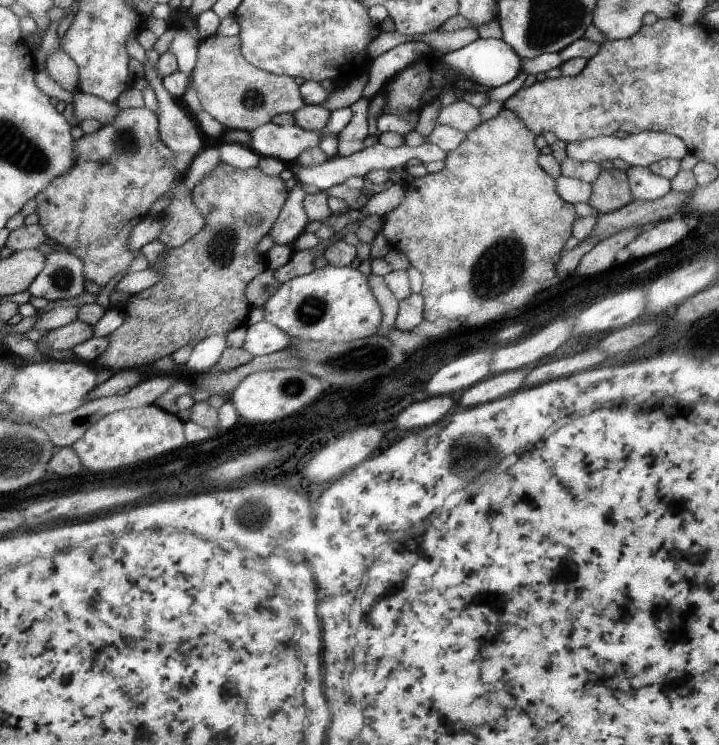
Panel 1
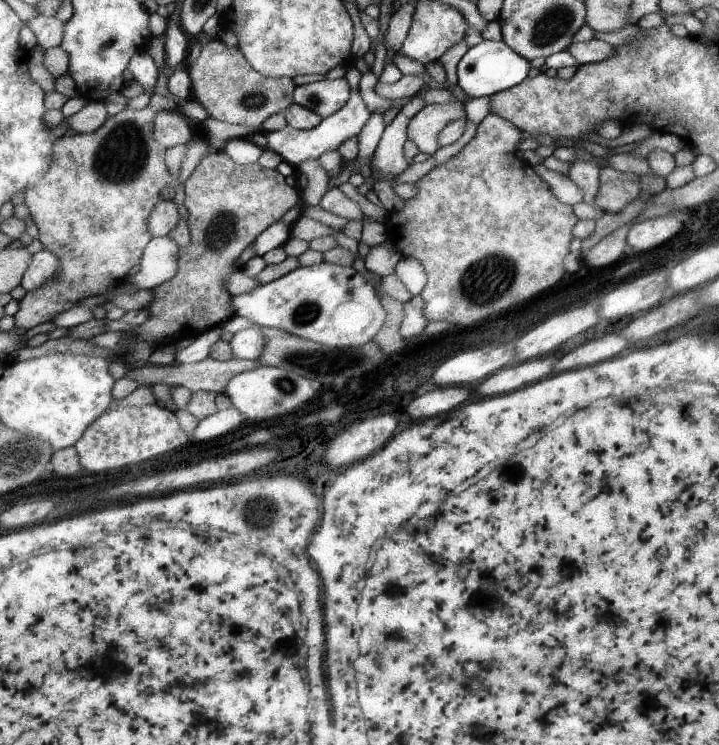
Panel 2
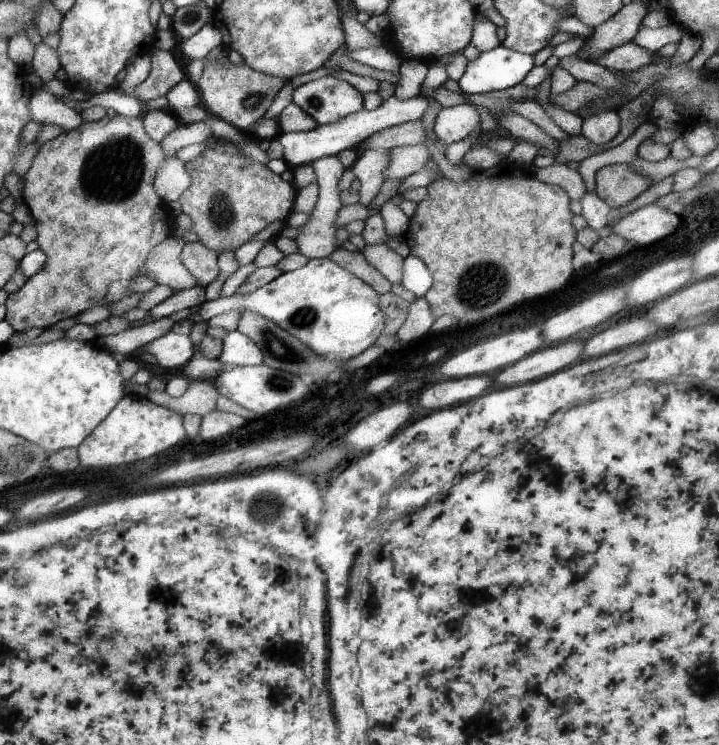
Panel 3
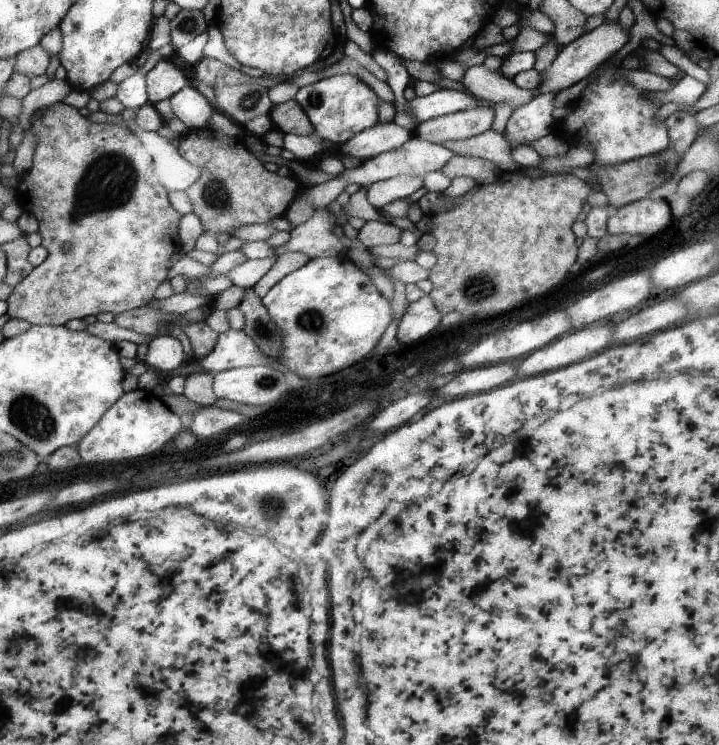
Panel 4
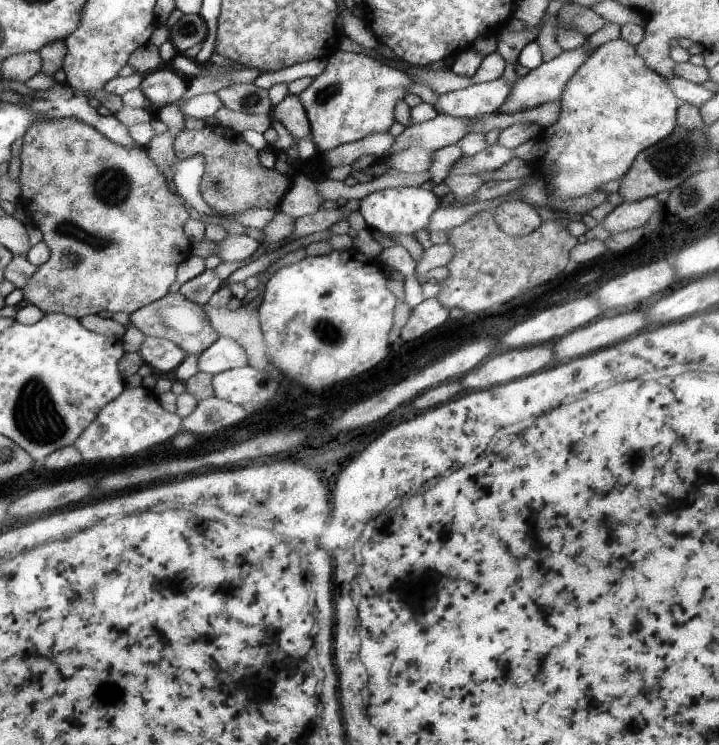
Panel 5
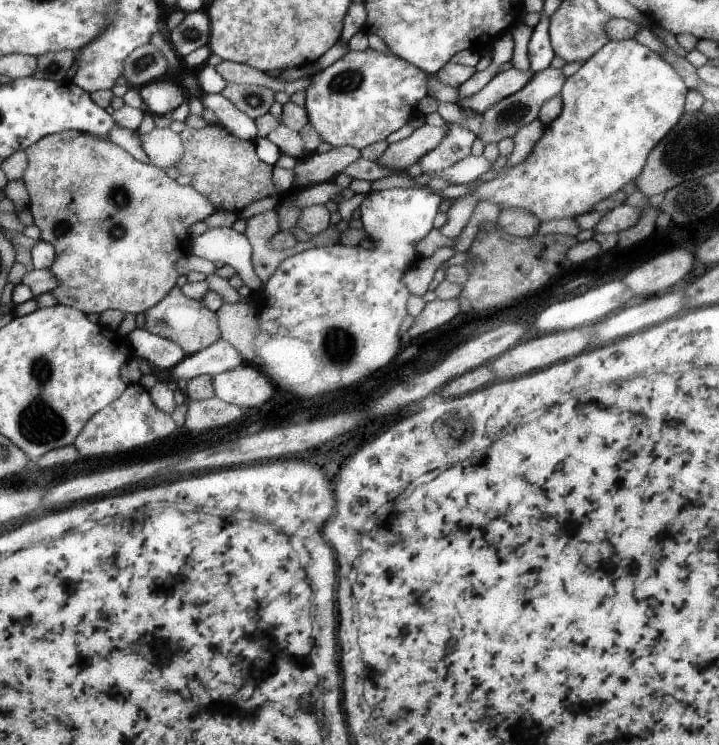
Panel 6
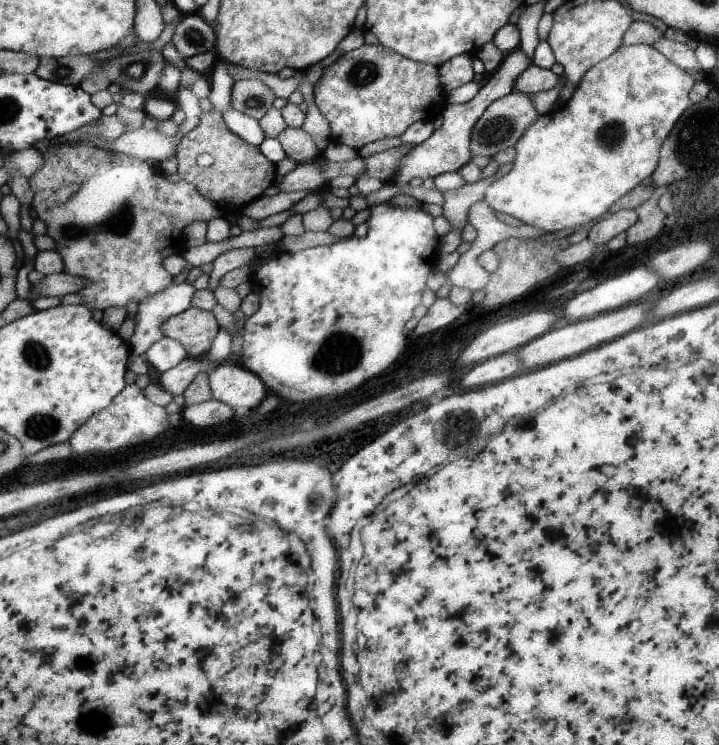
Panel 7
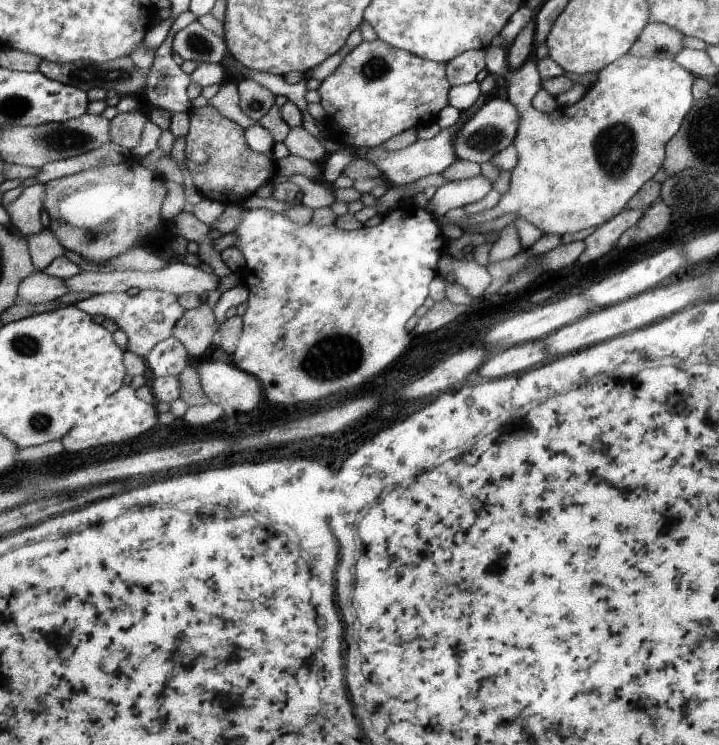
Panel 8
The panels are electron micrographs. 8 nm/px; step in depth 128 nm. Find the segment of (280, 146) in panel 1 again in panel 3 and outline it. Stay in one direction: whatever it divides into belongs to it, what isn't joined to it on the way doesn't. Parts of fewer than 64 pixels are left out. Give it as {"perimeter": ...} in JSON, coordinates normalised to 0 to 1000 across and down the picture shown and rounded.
{"perimeter":[[[548,125],[522,148],[498,148],[492,153],[484,153],[481,158],[473,158],[473,164],[459,164],[459,166],[442,168],[437,174],[414,177],[389,177],[382,184],[392,193],[394,215],[405,227],[417,220],[434,220],[438,215],[456,208],[469,208],[483,199],[499,199],[499,192],[517,183],[534,172],[540,172],[556,165],[579,164],[587,157],[598,144],[598,130],[583,126],[567,134],[551,132]]]}

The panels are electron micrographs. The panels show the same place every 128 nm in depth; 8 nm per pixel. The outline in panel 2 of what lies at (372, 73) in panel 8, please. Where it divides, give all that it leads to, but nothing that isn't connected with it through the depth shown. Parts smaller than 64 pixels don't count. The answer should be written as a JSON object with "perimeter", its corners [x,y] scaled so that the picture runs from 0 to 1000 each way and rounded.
{"perimeter":[[[476,103],[412,115],[409,137],[453,158],[476,148],[488,134],[488,129],[488,114]]]}

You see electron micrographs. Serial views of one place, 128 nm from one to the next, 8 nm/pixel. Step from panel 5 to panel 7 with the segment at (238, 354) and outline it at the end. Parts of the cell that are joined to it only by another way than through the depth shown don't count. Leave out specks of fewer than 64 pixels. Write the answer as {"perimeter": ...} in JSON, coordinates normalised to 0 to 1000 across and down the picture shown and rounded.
{"perimeter":[[[303,440],[292,470],[275,481],[261,479],[242,494],[227,499],[221,509],[223,518],[231,521],[241,533],[253,529],[275,499],[291,501],[314,486],[324,474],[321,450],[312,440]]]}

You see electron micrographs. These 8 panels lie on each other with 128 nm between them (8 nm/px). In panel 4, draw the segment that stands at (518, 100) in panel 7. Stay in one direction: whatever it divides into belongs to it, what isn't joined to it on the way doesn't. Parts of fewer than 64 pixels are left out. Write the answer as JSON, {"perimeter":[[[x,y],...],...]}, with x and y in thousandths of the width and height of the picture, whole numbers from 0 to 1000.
{"perimeter":[[[851,27],[850,30],[840,28],[834,35],[830,35],[822,42],[815,42],[809,48],[805,48],[787,62],[779,64],[771,83],[762,89],[759,99],[752,101],[751,113],[740,126],[751,129],[751,126],[776,126],[782,121],[796,117],[798,113],[816,105],[830,94],[837,86],[843,86],[850,78],[873,56],[876,51],[875,40],[868,35],[862,35],[861,28]]]}

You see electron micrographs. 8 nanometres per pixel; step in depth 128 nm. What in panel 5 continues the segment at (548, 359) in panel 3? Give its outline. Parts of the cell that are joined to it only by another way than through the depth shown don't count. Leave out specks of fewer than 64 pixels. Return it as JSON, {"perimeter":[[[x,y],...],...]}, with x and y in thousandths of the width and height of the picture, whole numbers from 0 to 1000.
{"perimeter":[[[868,419],[848,427],[840,424],[829,428],[823,435],[796,443],[782,454],[771,456],[768,489],[790,486],[796,481],[815,478],[834,467],[851,464],[862,456],[876,454],[882,446],[893,443],[896,438],[898,438],[896,419]]]}

